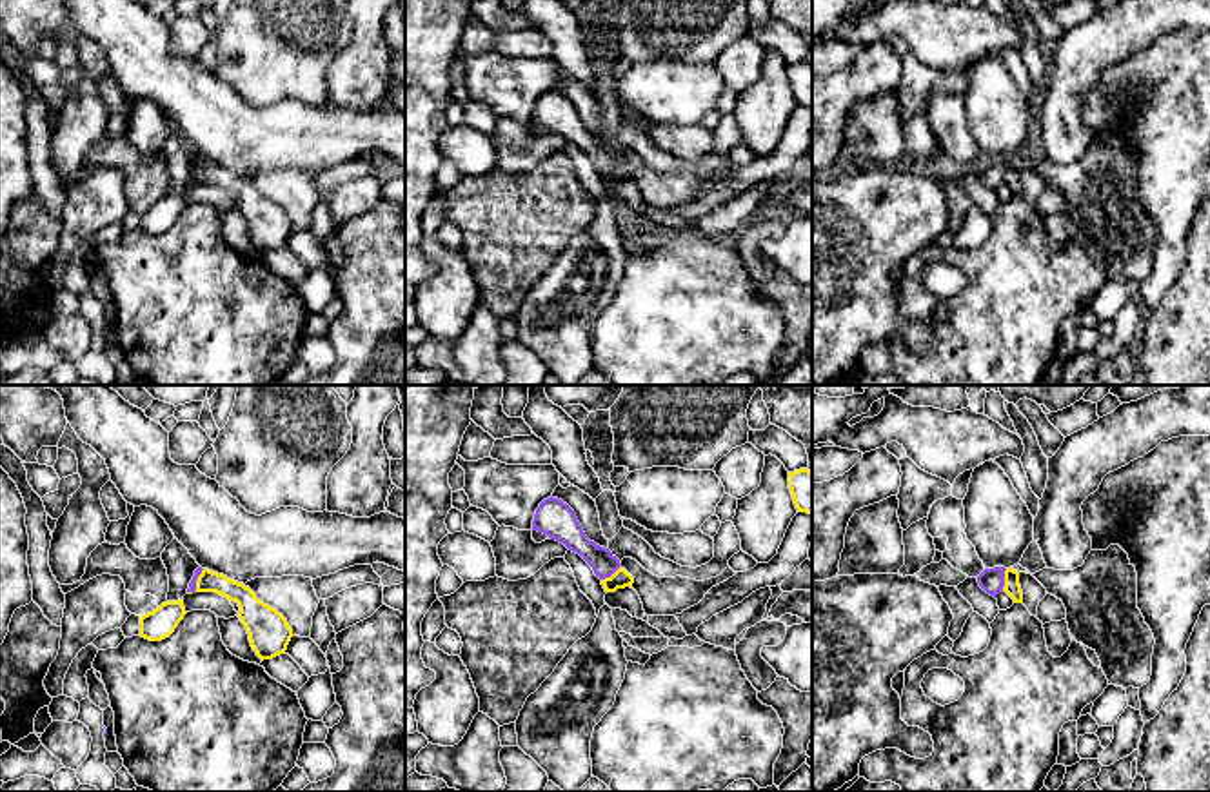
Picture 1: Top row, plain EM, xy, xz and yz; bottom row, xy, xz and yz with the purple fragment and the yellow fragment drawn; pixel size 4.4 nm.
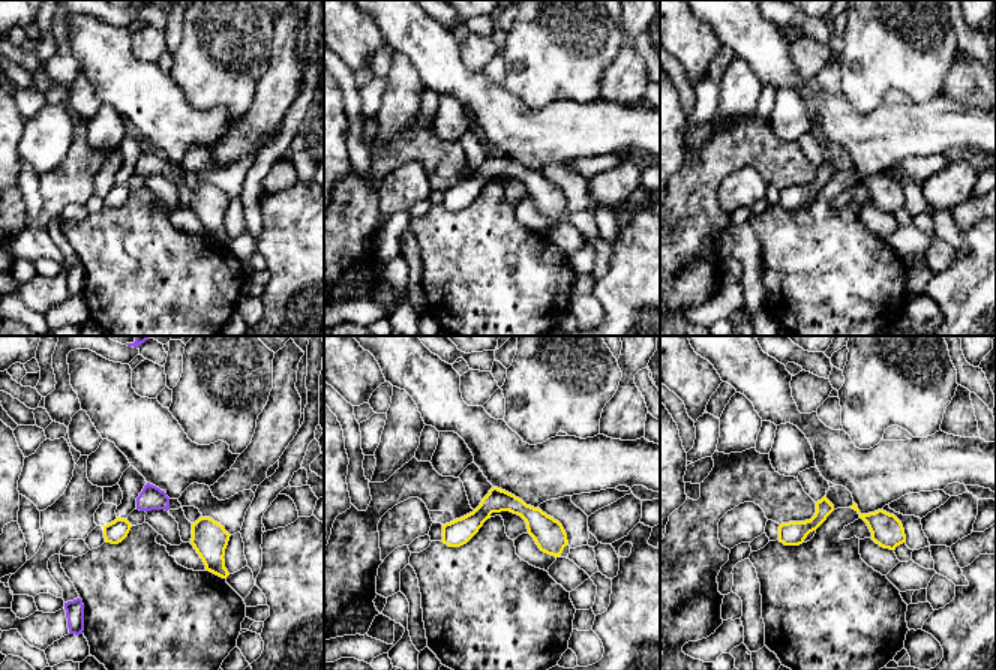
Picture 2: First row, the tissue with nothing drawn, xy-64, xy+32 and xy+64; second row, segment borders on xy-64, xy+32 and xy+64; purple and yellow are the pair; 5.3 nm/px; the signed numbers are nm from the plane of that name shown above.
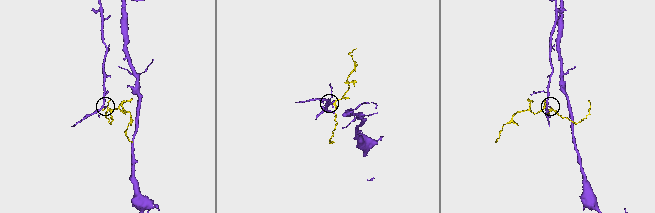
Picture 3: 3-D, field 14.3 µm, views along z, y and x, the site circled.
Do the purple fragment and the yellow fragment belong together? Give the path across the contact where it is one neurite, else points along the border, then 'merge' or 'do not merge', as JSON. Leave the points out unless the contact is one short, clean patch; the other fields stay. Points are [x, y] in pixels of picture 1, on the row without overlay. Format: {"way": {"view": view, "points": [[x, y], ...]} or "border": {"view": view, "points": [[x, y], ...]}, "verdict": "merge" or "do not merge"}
{"border": {"view": "yz", "points": [[1007, 162], [1001, 182]]}, "verdict": "do not merge"}

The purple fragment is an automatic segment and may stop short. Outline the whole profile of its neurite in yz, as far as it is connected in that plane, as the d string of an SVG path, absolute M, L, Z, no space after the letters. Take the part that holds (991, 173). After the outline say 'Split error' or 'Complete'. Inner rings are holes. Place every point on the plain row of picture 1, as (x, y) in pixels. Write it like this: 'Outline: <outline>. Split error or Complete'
Outline: M994 160L994 162L985 162L979 169L977 169L977 176L979 180L990 187L990 189L997 189L1003 180L1005 180L1005 160Z. Complete

